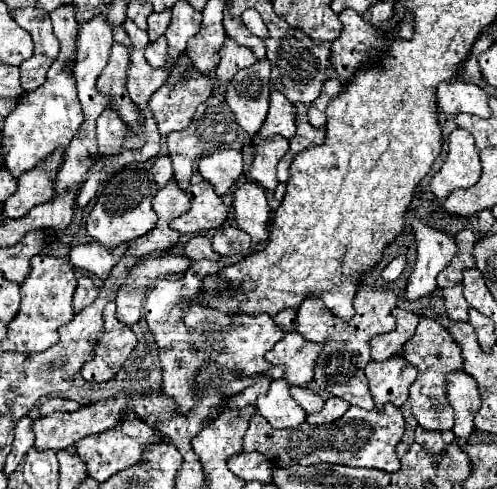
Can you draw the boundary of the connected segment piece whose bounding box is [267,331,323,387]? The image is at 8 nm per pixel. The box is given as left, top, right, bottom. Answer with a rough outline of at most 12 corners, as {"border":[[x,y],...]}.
{"border":[[285,337],[267,353],[291,387],[313,379],[319,343]]}

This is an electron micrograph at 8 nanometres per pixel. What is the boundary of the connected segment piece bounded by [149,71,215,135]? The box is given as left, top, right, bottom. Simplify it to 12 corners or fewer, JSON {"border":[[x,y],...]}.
{"border":[[199,71],[189,81],[165,83],[149,109],[167,135],[191,123],[207,101],[213,79]]}

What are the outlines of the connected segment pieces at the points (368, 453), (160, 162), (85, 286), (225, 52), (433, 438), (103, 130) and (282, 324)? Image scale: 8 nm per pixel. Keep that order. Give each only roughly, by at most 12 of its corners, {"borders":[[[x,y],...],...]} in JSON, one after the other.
{"borders":[[[349,407],[321,427],[253,415],[243,449],[277,467],[341,463],[395,473],[405,423]],[[157,157],[153,179],[165,187],[173,179],[171,159]],[[87,275],[79,277],[73,309],[79,313],[97,299],[99,289]],[[231,37],[221,47],[215,73],[229,83],[239,69],[257,63],[253,51]],[[415,429],[415,441],[429,451],[443,451],[439,431]],[[113,109],[97,119],[97,141],[103,157],[119,153],[125,123]],[[285,309],[275,317],[279,329],[293,331],[297,311]]]}

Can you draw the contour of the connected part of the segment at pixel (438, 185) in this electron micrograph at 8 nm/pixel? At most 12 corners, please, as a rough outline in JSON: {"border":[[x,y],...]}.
{"border":[[455,129],[429,187],[437,199],[481,177],[473,135]]}

